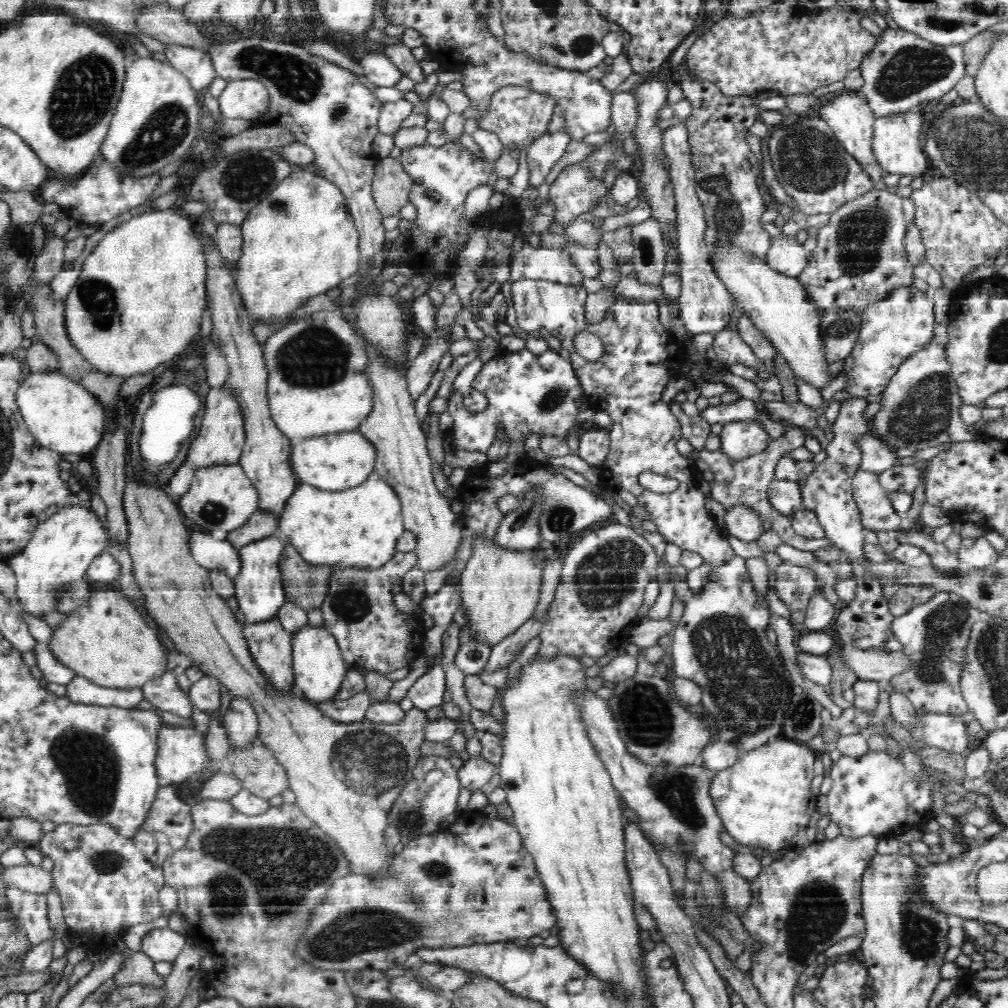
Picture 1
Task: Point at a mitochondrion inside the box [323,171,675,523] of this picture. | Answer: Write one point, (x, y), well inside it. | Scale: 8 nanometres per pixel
(555, 396)

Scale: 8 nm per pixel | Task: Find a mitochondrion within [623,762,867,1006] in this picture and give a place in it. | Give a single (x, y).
(818, 910)

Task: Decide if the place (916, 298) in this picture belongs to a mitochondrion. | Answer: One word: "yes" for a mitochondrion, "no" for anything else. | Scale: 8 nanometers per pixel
no

